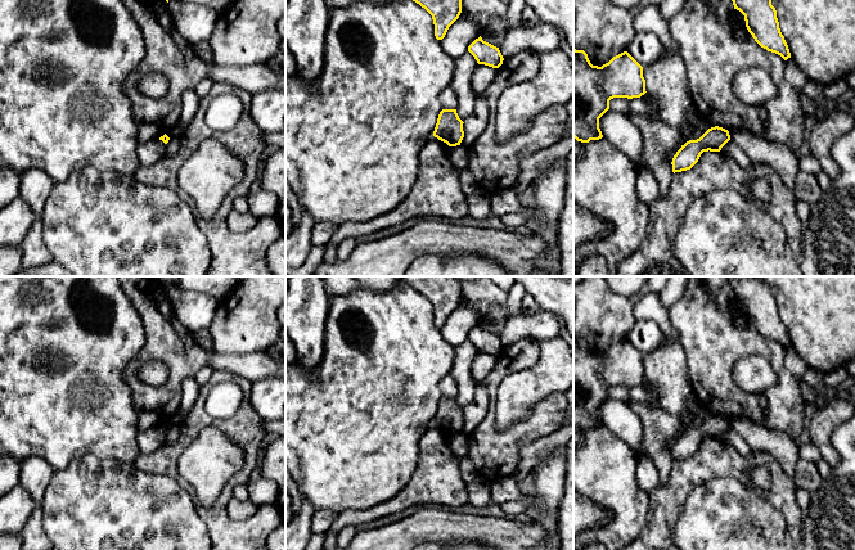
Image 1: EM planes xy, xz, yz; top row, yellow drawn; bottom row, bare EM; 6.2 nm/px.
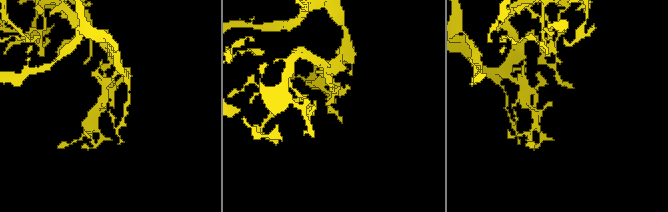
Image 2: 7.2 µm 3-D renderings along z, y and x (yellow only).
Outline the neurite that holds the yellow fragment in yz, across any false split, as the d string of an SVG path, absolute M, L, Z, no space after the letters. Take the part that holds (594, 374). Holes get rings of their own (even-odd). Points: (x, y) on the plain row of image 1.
M573 335L573 425L581 430L603 425L599 406L609 397L613 386L640 386L645 379L643 355L627 341L613 344L602 355L593 353L584 338Z

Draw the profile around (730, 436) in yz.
M732 427L721 436L720 439L734 446L737 451L746 459L756 456L750 445Z

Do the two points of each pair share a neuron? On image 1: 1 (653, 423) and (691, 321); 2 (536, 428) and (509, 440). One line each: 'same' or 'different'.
1: different
2: same

